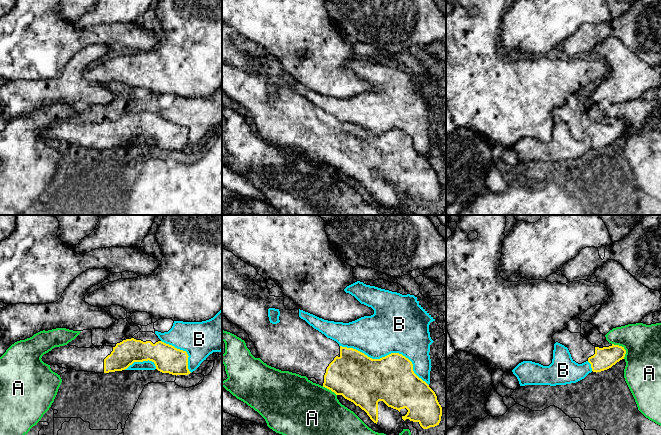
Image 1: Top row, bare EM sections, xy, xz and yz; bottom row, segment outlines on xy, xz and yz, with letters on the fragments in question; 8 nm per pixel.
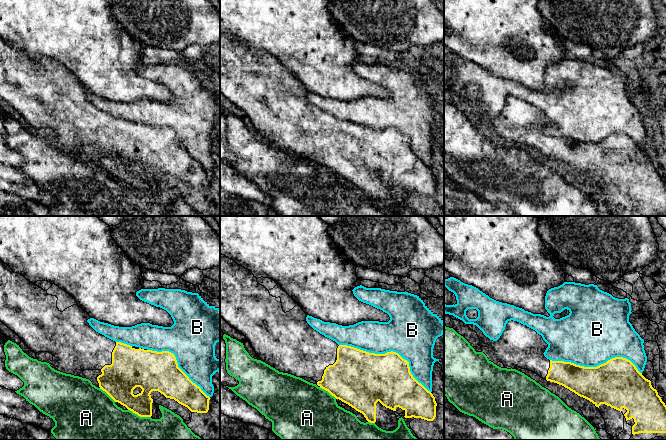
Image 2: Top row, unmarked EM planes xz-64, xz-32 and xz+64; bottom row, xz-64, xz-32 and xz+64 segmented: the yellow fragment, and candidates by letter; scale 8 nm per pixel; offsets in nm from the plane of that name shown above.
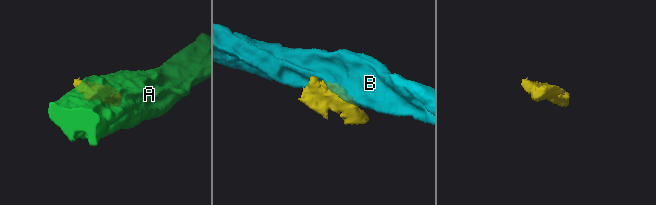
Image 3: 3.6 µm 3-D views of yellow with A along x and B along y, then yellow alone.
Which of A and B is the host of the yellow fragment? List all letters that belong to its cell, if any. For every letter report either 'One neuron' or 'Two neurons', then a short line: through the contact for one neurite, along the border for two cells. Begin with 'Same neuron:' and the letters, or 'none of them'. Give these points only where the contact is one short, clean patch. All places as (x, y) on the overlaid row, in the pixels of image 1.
Same neuron: none of them
A: Two neurons
B: Two neurons

